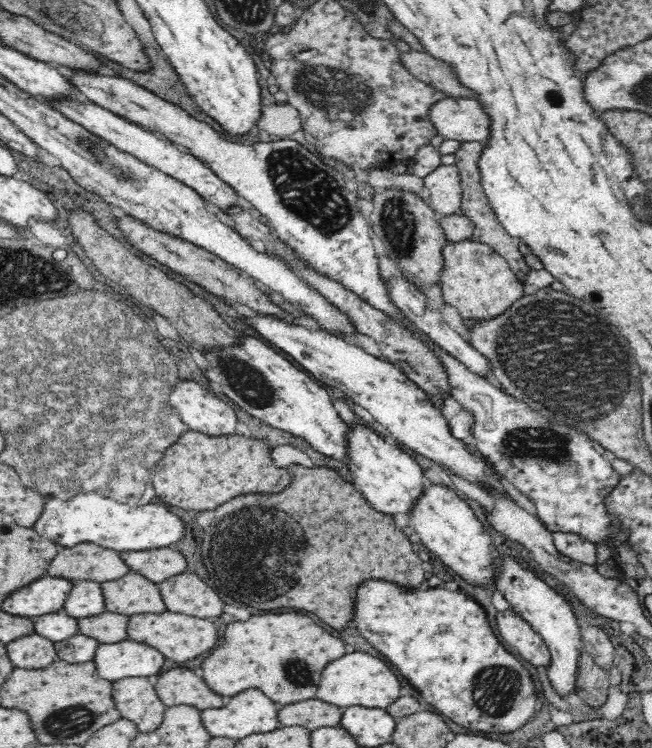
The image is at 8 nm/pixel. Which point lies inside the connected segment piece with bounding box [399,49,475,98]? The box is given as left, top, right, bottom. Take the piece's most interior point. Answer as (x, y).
(436, 73)

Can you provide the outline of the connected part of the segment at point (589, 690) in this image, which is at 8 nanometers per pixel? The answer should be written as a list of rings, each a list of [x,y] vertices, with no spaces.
[[[586,650],[580,652],[575,682],[575,693],[590,706],[602,706],[609,688],[608,673],[590,657]]]

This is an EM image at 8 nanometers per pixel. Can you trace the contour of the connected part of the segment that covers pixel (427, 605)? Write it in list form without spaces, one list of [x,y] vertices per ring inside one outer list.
[[[366,580],[358,586],[356,628],[390,660],[422,696],[456,724],[480,732],[512,732],[522,728],[538,711],[539,701],[530,673],[496,638],[484,608],[464,594],[446,588],[404,590],[386,580]]]

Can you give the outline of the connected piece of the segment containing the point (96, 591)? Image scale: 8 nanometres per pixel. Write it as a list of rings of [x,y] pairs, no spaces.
[[[74,582],[74,588],[64,604],[64,610],[74,618],[94,616],[104,612],[104,598],[98,582]]]

